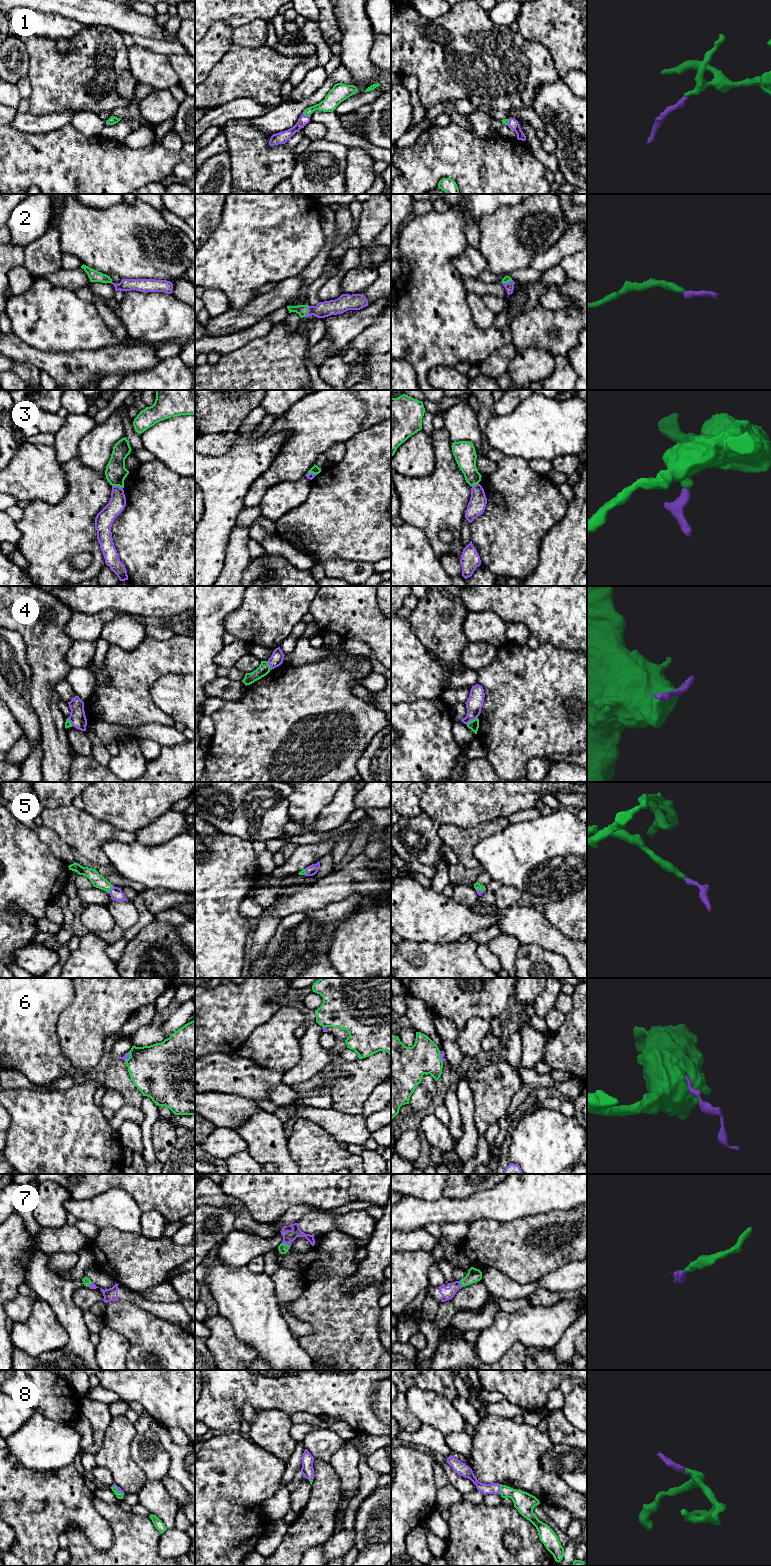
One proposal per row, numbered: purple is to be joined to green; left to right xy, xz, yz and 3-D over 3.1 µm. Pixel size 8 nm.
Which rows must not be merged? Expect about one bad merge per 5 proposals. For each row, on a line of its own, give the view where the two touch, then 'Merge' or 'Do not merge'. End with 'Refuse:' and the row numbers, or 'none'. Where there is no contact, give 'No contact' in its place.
1: Touches green in xz. Merge
2: Touches green in xz. Merge
3: Touches green in xy. Do not merge
4: Touches green in yz. Do not merge
5: Touches green in xy. Merge
6: Touches green in xy. Do not merge
7: Touches green in xz. Merge
8: Touches green in yz. Merge
Refuse: 3, 4, 6

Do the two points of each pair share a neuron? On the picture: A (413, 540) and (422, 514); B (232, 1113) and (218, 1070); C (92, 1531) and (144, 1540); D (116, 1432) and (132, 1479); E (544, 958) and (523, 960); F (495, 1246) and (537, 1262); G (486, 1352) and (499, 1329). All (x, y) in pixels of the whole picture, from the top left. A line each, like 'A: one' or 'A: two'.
A: two
B: two
C: two
D: one
E: one
F: one
G: one

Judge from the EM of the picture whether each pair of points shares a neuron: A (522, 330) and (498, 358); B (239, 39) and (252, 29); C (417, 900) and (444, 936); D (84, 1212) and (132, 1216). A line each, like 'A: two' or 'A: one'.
A: two
B: one
C: one
D: one

